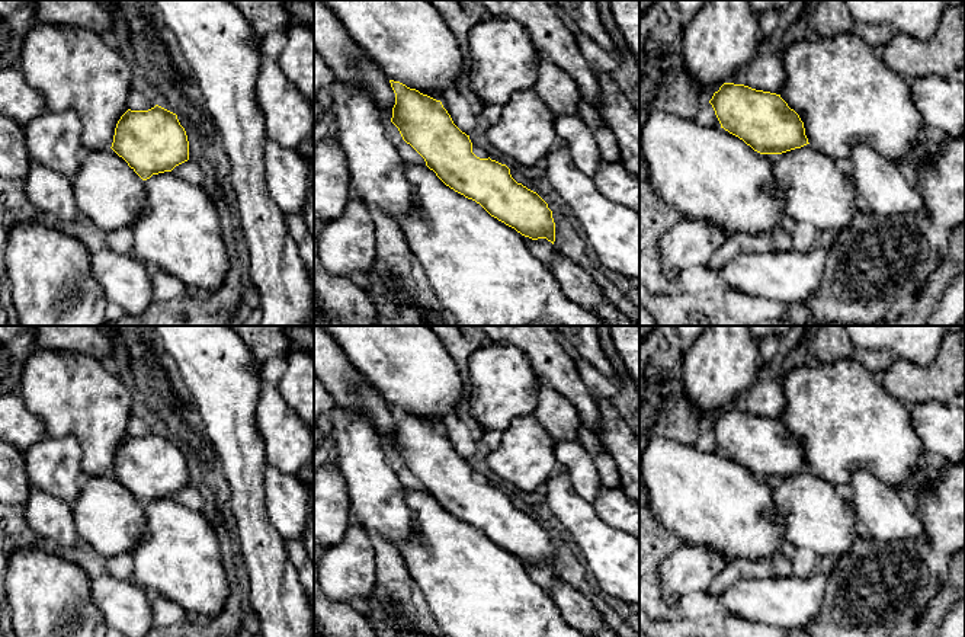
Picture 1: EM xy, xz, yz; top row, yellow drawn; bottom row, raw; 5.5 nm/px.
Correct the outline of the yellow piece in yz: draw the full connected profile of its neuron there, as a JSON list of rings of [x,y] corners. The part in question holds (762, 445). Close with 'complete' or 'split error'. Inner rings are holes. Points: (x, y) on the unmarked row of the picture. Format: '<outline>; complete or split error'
[[[724,409],[709,429],[721,454],[760,480],[782,480],[809,470],[804,448],[780,420]]]; complete

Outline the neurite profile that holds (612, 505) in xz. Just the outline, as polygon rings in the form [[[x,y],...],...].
[[[599,487],[593,500],[597,515],[612,528],[625,531],[639,540],[639,503],[634,502],[622,487]]]

